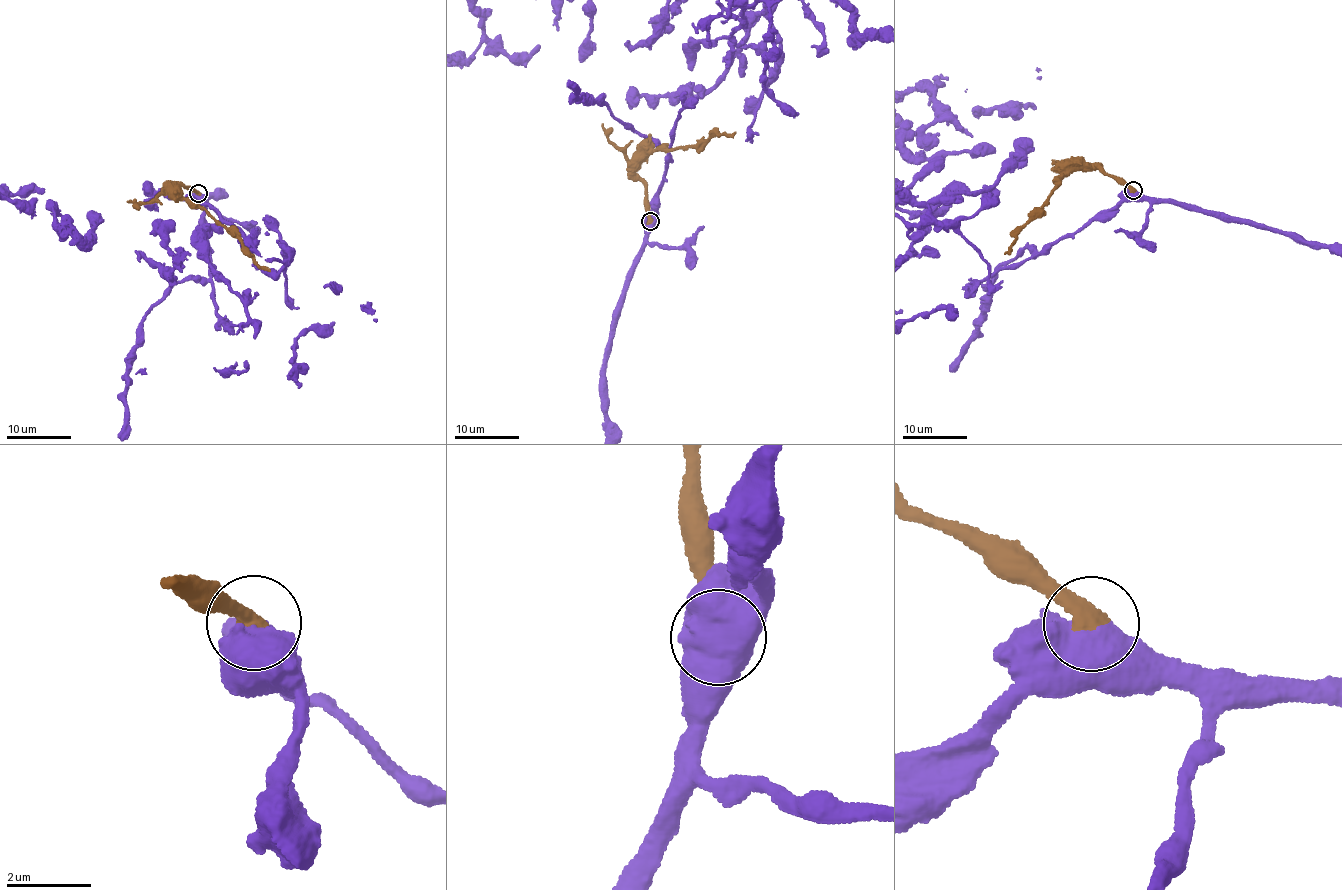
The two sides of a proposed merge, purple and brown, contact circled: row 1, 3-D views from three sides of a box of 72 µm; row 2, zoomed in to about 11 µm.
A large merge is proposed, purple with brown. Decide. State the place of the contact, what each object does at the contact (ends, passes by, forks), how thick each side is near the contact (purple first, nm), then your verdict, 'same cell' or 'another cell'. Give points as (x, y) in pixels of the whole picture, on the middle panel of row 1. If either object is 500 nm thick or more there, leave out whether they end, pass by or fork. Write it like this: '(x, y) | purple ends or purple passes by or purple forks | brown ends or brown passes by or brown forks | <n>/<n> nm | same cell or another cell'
(650, 221) | 850/480 nm | same cell

